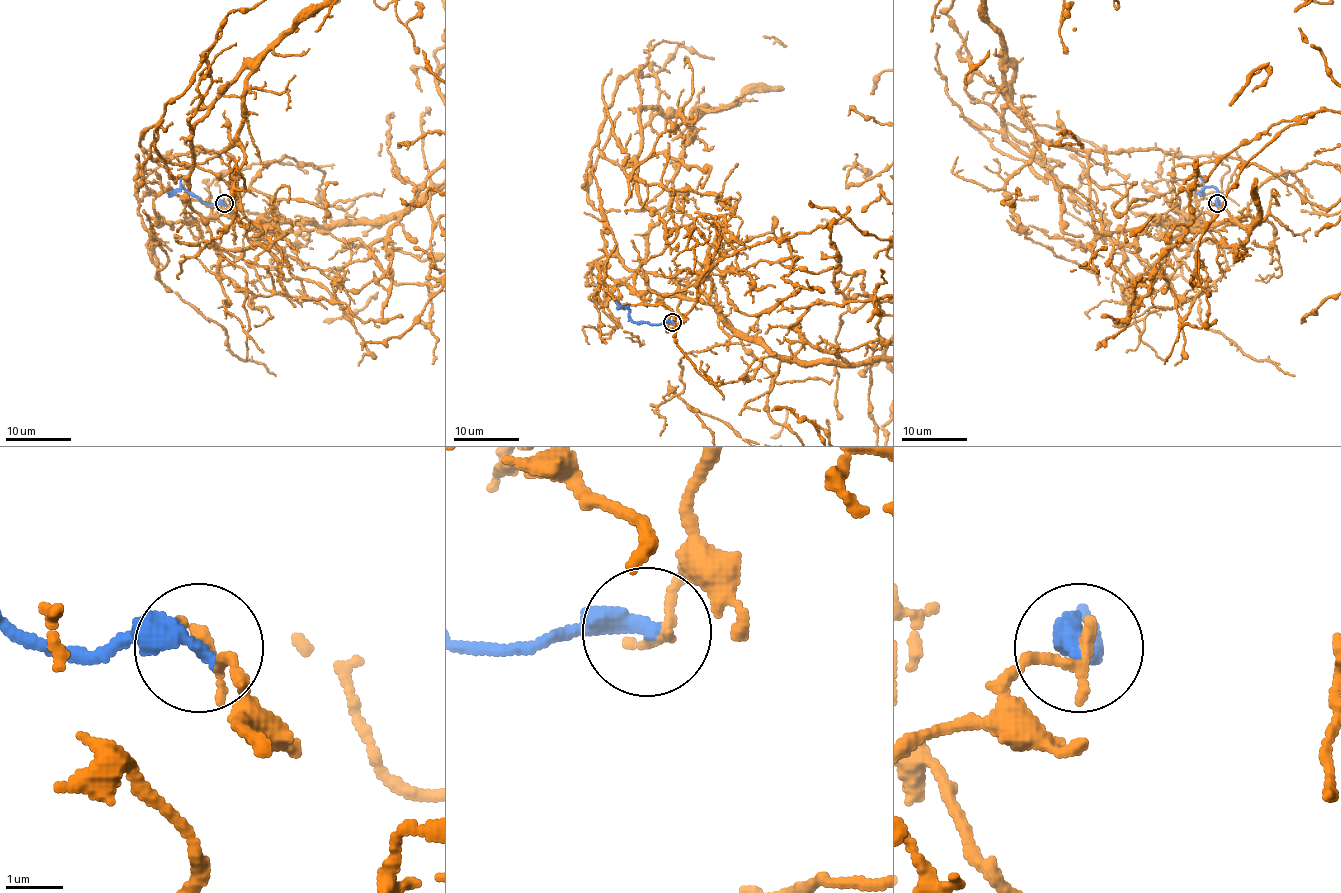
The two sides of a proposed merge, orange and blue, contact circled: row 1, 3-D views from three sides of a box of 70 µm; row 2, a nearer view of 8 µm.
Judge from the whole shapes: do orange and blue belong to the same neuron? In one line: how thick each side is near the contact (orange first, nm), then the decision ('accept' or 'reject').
calibres 220 and 280 nm; reject

